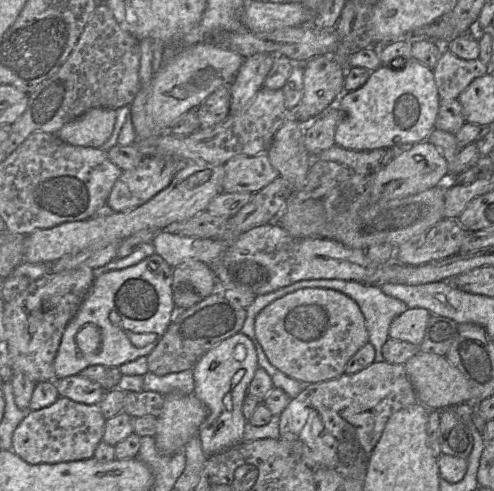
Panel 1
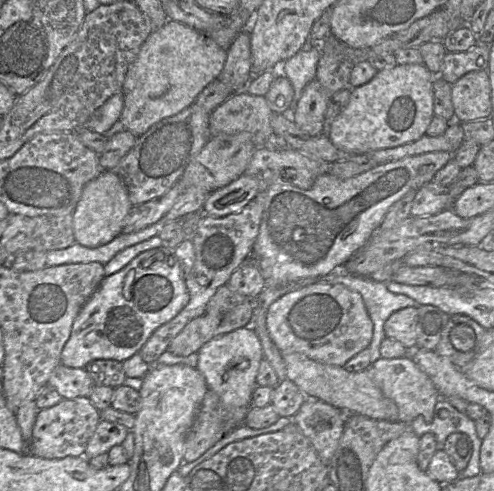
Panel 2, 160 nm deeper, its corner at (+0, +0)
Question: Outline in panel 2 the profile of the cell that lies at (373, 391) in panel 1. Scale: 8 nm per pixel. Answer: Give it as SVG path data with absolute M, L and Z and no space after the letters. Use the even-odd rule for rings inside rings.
M380 357L371 363L368 370L383 395L397 405L398 422L410 424L418 416L423 416L427 423L432 421L439 393L431 379L415 364L411 357L394 359Z

